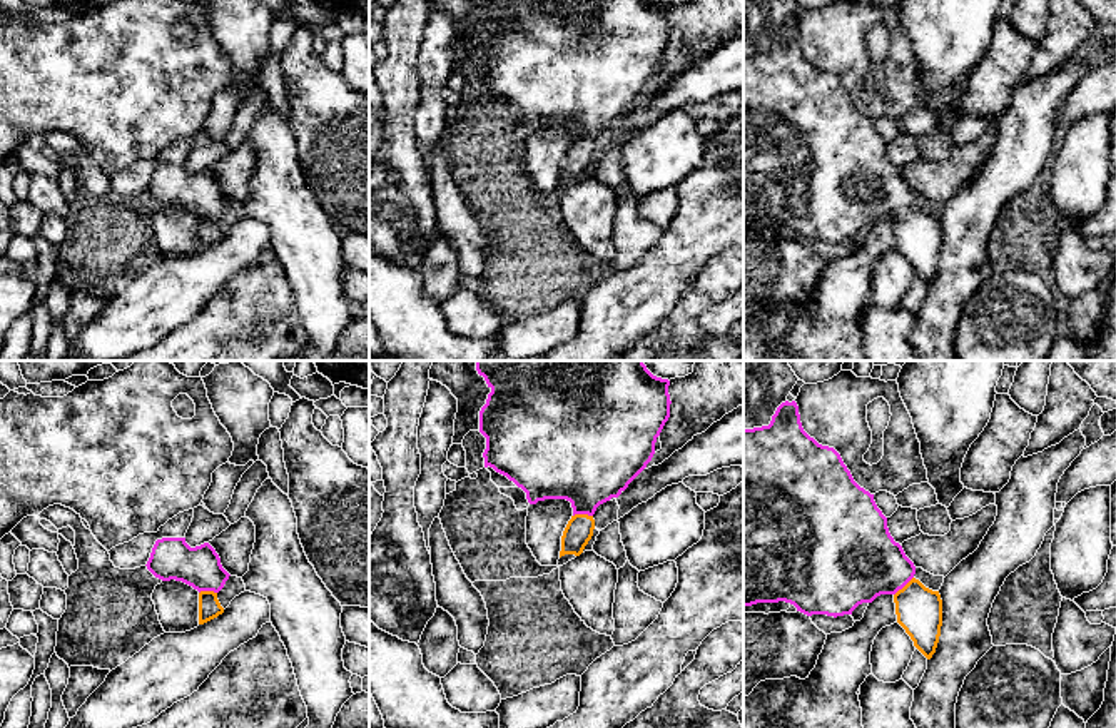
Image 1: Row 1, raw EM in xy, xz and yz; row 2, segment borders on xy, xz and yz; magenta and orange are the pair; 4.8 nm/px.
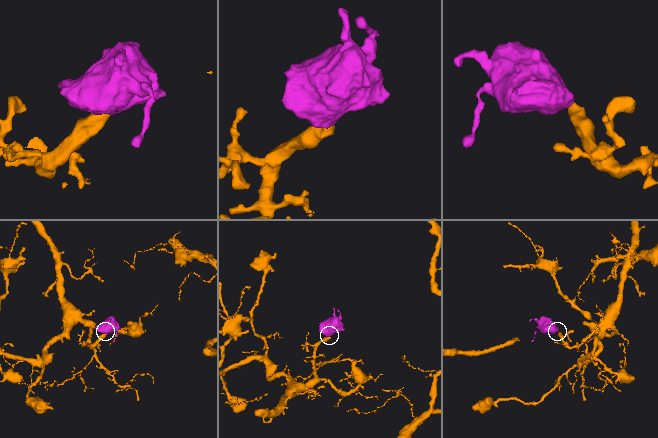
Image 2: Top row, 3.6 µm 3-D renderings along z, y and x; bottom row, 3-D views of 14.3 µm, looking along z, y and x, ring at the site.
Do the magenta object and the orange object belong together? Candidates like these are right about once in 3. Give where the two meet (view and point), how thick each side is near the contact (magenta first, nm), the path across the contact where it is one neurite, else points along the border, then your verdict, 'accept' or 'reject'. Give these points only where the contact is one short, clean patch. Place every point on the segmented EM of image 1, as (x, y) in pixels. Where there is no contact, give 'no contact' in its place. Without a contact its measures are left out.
meets magenta in xz at (582, 513); 420 nm thick on the magenta side, 140 nm on the other; runs through xz (587, 461), (582, 513), (578, 531); accept

